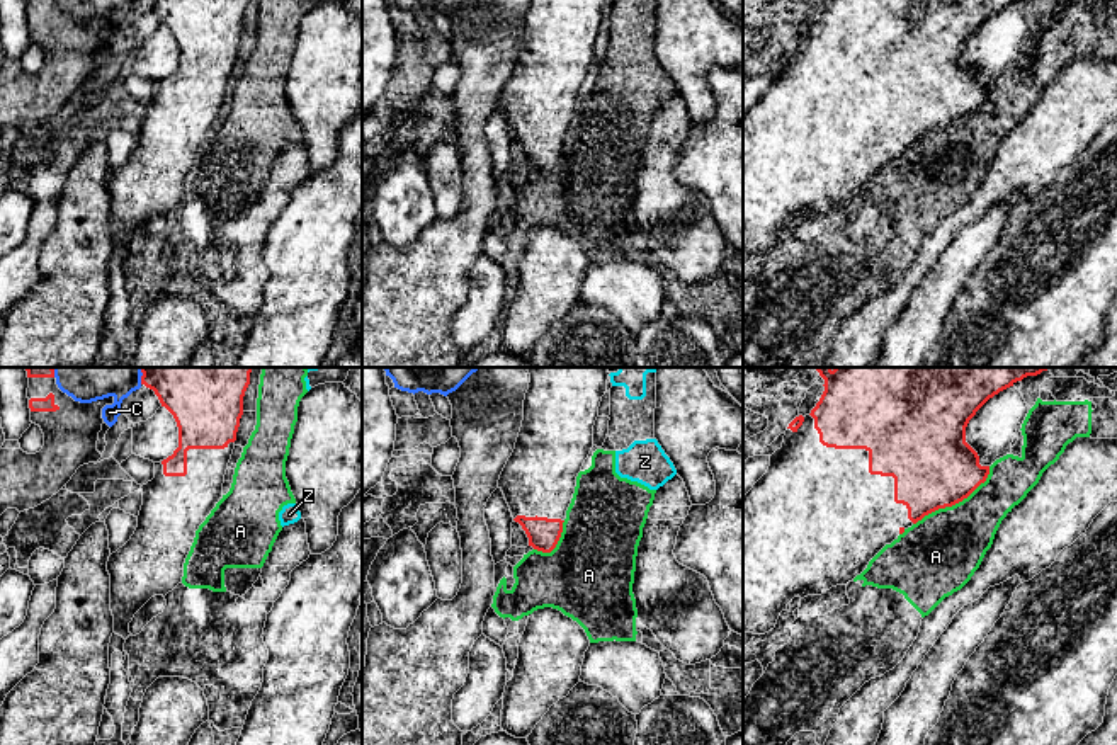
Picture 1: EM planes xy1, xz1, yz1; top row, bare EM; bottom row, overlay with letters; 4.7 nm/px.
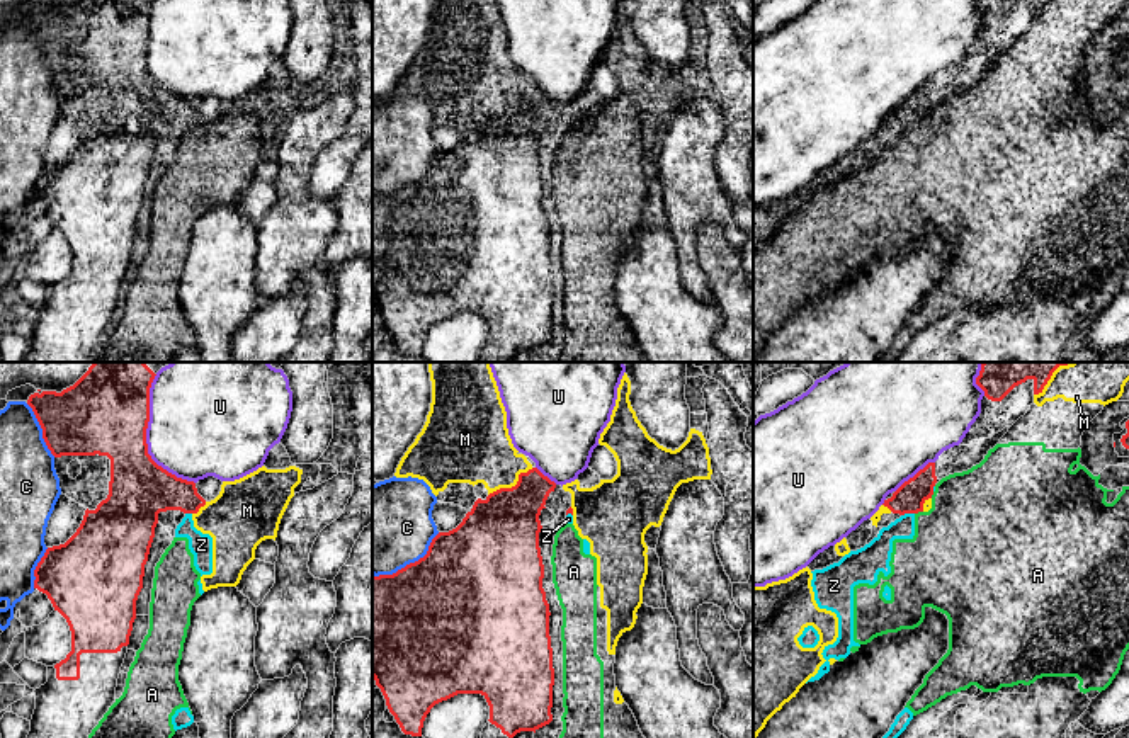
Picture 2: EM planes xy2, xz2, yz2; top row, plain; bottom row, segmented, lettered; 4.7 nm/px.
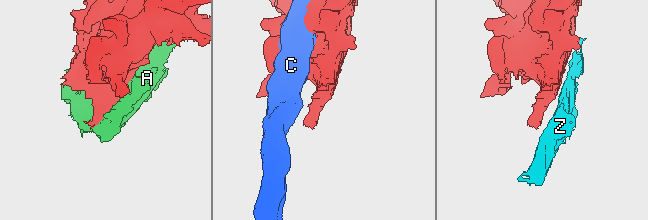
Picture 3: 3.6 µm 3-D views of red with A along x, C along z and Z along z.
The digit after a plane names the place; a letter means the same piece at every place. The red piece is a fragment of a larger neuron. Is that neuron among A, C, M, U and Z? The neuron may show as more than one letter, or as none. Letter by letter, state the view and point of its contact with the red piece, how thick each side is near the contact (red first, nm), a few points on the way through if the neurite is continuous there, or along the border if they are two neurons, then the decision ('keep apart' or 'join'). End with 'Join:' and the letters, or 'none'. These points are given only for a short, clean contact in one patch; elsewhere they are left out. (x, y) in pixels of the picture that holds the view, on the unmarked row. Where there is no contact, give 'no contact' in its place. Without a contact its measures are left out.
A: meets red in yz1 at (956, 121); 380 nm thick on the red side, 360 nm on the other; keep apart
C: meets red in xz2 at (410, 182); 500 nm thick on the red side, 440 nm on the other; keep apart
M: meets red in xz2 at (512, 106); 380 nm thick on the red side, 320 nm on the other; keep apart
U: meets red in xy2 at (145, 60); 360 nm thick on the red side, 460 nm on the other; keep apart
Z: meets red in yz2 at (907, 131); 140 nm thick on the red side, 140 nm on the other; border along yz2 (913, 131), (902, 135); keep apart
Join: none

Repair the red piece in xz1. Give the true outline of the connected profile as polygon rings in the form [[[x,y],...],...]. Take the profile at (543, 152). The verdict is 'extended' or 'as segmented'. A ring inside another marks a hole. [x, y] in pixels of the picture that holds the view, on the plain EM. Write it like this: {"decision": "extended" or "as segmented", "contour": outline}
{"decision": "extended", "contour": [[[607,0],[529,2],[522,46],[498,107],[537,170],[551,172],[561,156],[605,10]]]}

